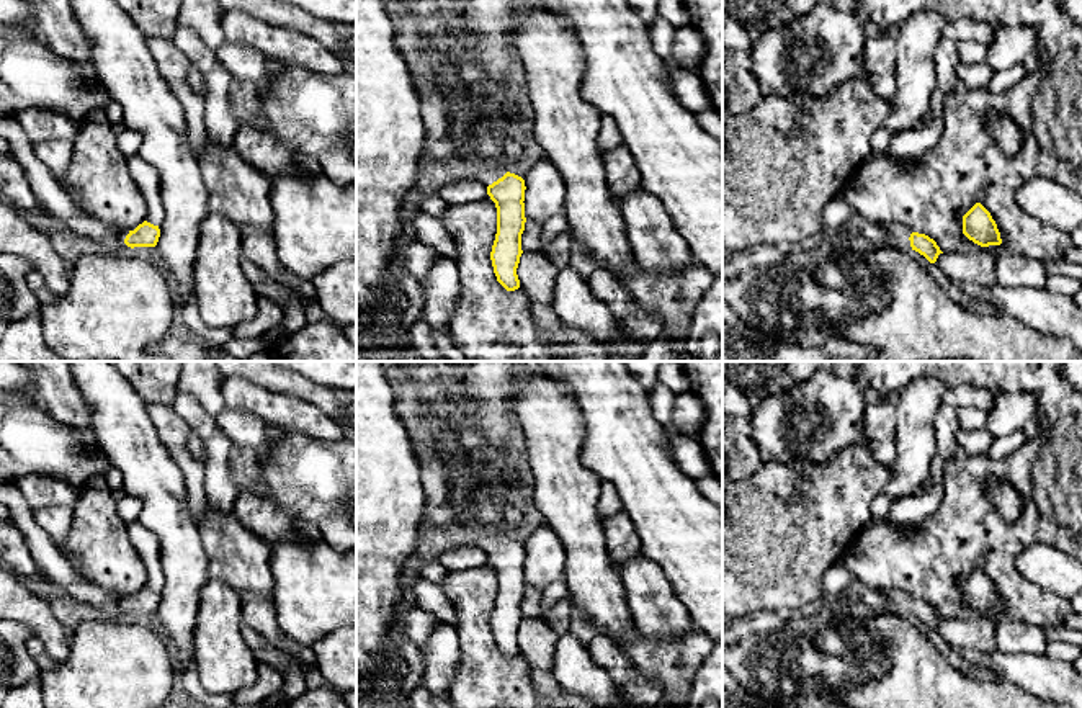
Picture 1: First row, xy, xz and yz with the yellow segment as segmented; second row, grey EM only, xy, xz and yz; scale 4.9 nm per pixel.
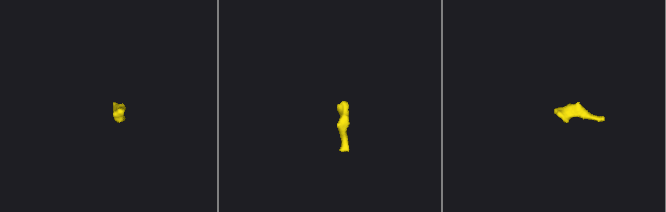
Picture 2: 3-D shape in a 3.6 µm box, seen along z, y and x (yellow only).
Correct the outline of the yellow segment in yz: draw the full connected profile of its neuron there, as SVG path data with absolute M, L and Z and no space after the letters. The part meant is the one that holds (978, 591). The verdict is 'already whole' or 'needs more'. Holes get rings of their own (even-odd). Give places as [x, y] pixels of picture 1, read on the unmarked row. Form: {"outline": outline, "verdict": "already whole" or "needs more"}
{"outline": "M981 569L963 582L963 600L981 613L1002 610L995 587Z", "verdict": "already whole"}

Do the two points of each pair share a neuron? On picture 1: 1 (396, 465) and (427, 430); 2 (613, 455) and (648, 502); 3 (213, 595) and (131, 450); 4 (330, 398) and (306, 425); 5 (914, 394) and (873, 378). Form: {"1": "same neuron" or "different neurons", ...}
{"1": "different neurons", "2": "same neuron", "3": "different neurons", "4": "different neurons", "5": "different neurons"}

